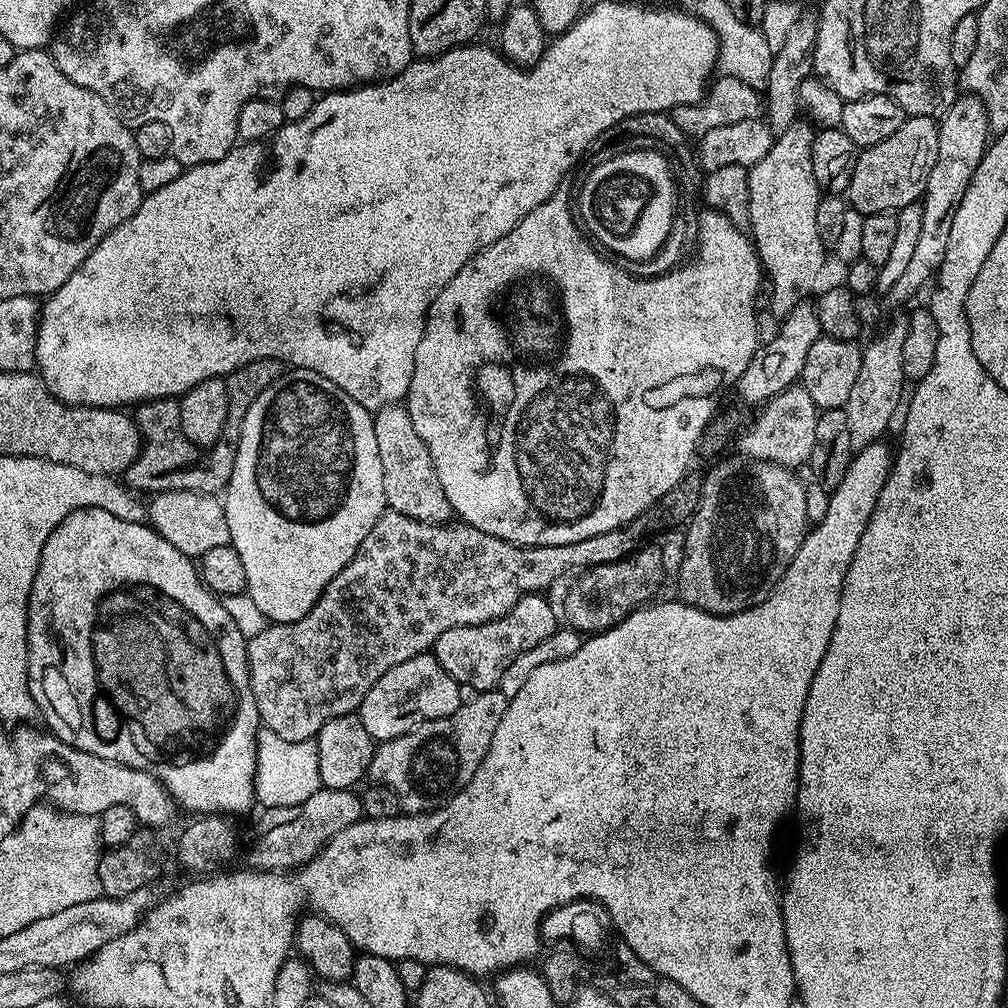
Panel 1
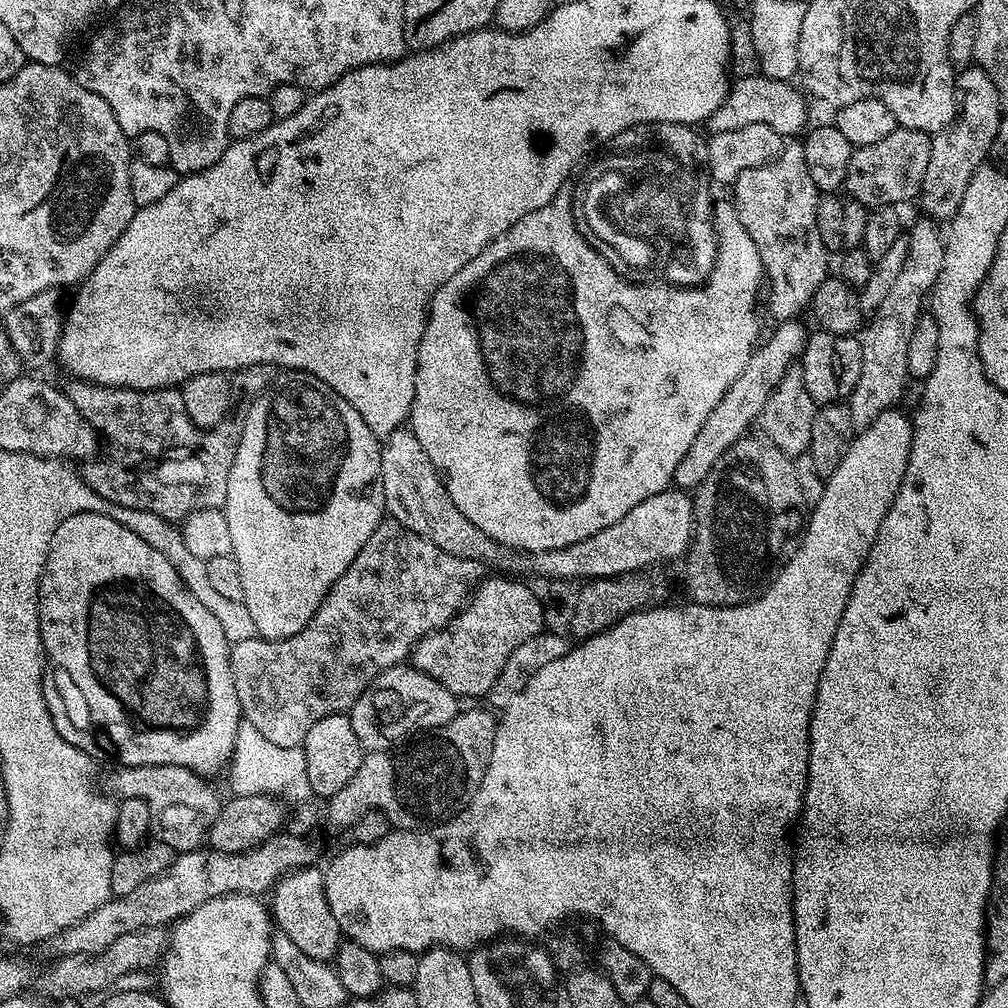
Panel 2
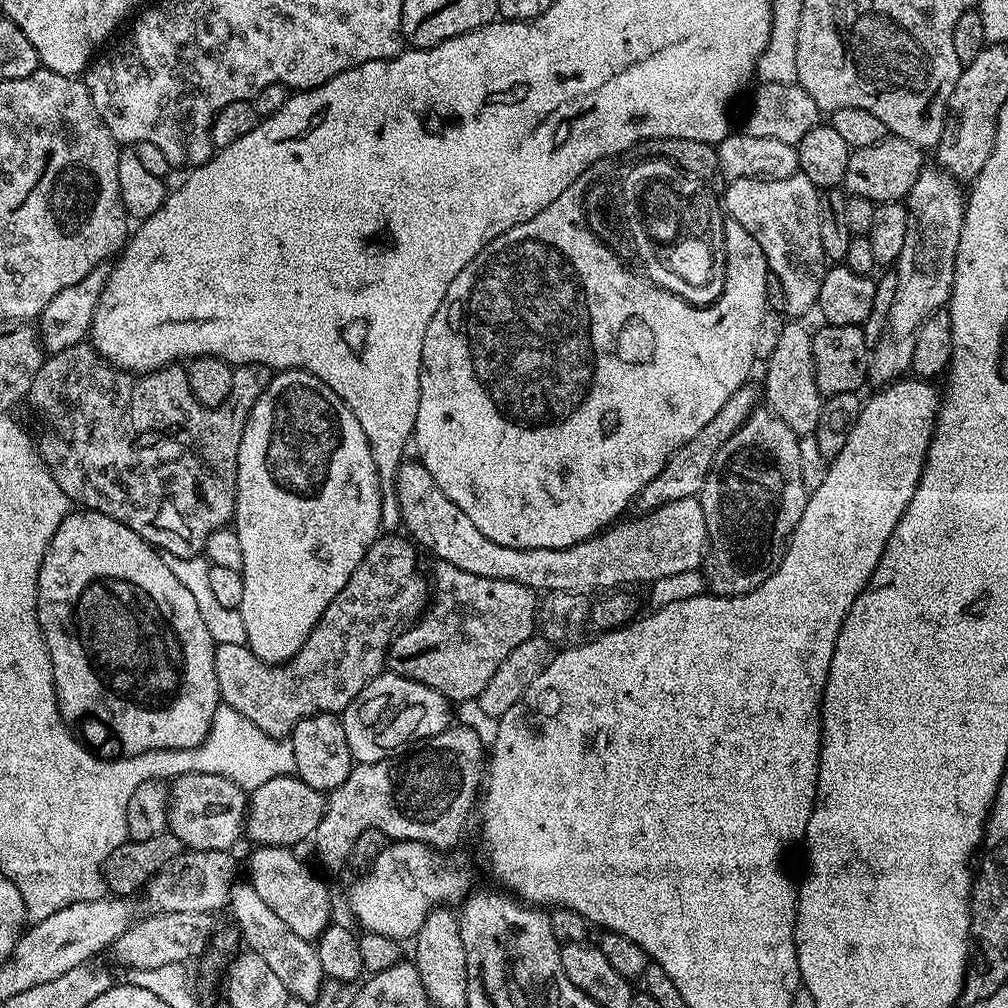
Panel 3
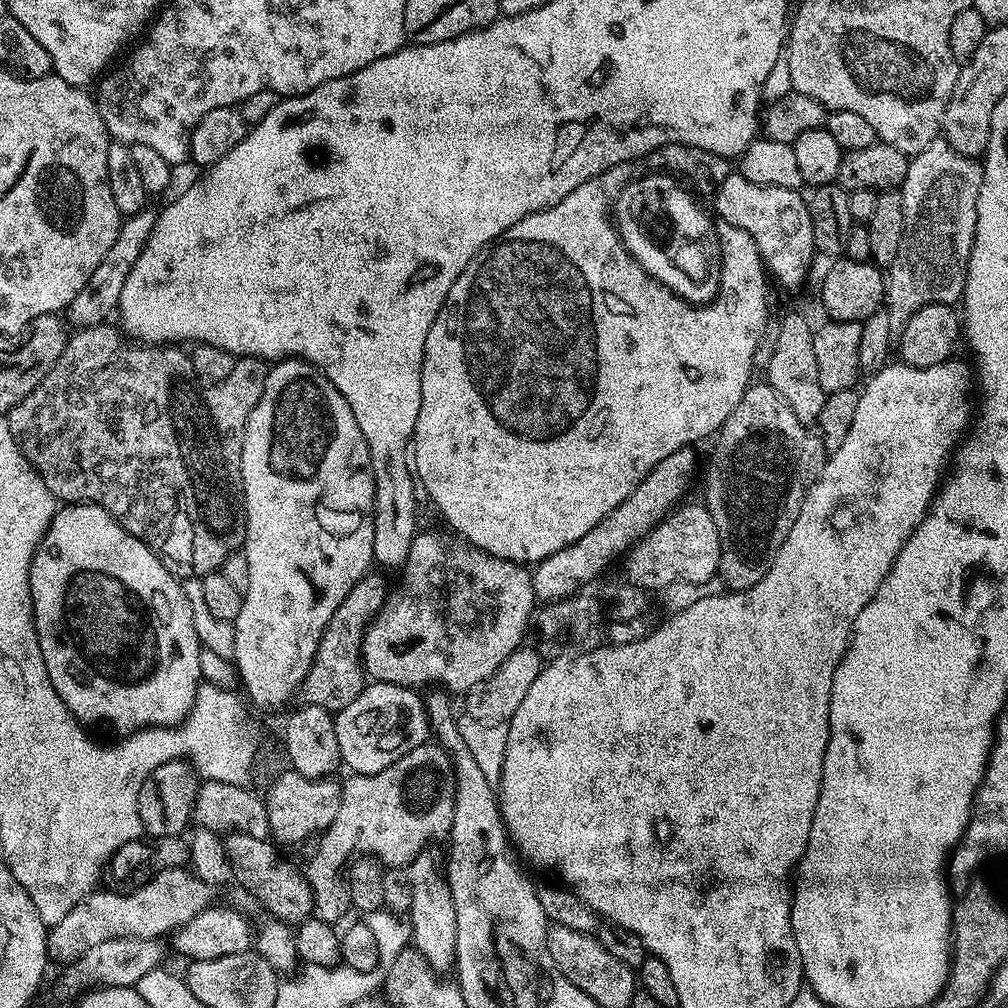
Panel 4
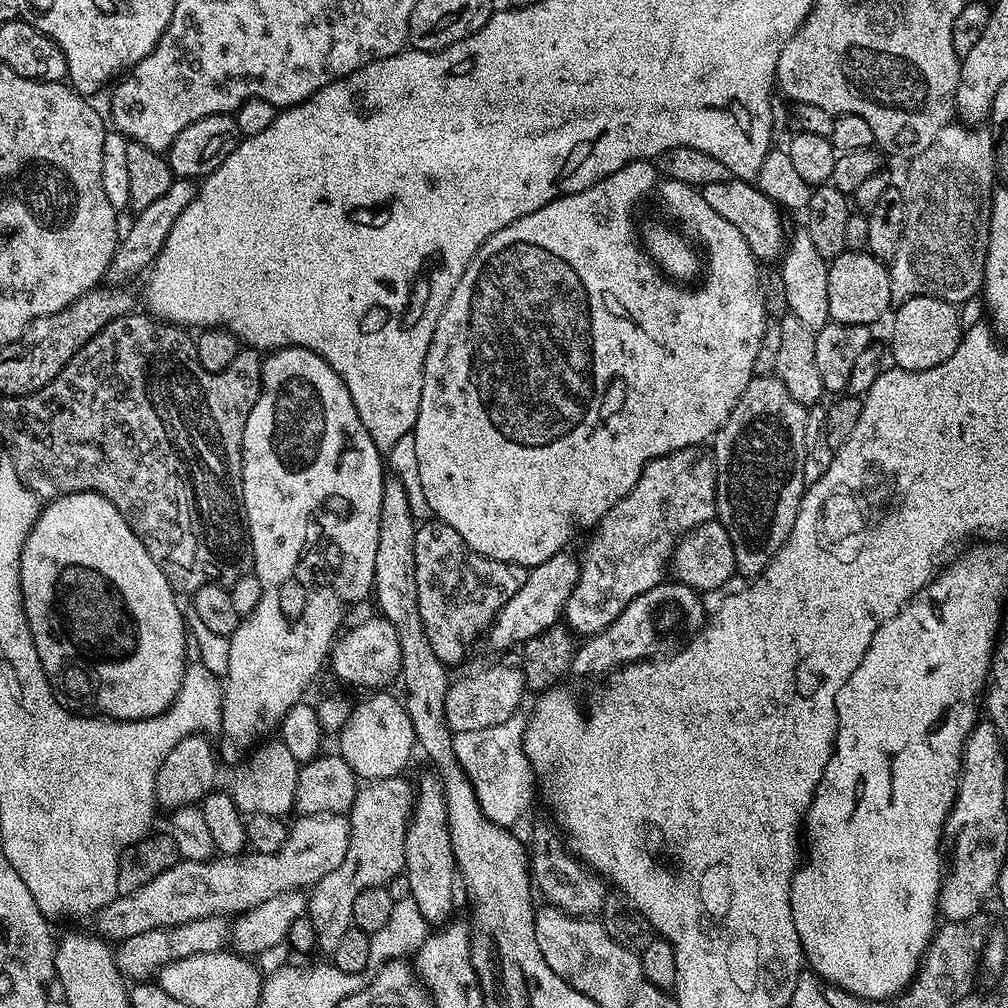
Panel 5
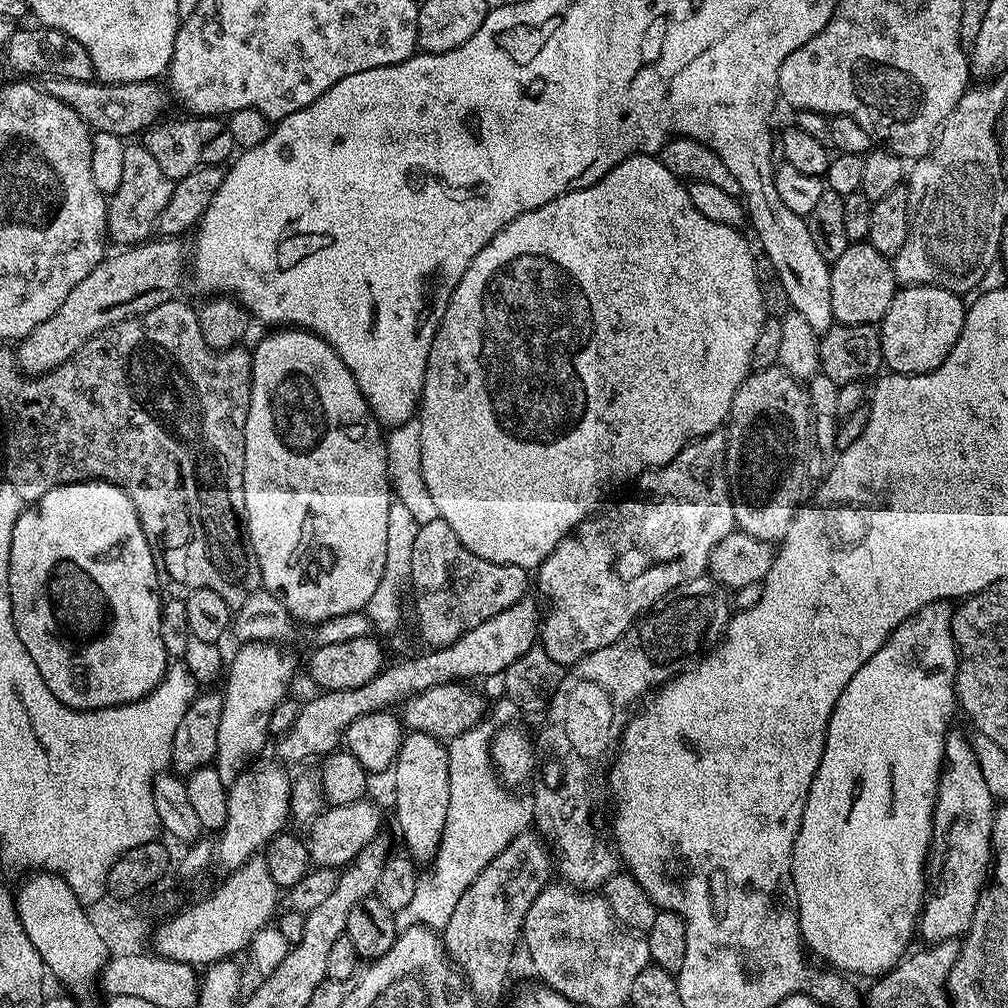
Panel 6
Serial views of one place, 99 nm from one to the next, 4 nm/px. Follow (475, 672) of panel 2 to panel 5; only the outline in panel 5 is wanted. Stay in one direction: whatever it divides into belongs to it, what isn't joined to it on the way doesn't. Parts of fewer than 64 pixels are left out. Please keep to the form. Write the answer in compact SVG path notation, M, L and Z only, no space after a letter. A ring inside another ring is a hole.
M432 518L421 523L414 538L414 566L418 578L418 610L422 626L437 658L446 666L453 666L468 652L476 639L483 637L496 619L496 615L526 582L529 569L520 564L486 558L464 543L464 539L450 526ZM373 614L369 620L364 620L361 624L356 624L348 633L345 631L333 643L330 653L330 665L332 664L332 672L344 684L353 684L356 688L368 688L364 690L384 690L389 687L388 683L392 679L400 676L400 667L402 666L402 650L398 642L398 630L394 628L392 623L385 620L379 614Z

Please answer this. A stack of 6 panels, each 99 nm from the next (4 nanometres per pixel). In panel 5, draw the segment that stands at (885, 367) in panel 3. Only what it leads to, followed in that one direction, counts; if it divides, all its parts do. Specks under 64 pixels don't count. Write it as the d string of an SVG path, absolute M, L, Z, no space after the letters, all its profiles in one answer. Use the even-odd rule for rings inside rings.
M960 122L947 124L922 154L911 157L902 187L906 202L906 222L902 242L890 262L890 298L903 302L910 298L938 298L948 304L964 305L978 296L984 286L992 194L996 184L996 148L984 126L965 126Z

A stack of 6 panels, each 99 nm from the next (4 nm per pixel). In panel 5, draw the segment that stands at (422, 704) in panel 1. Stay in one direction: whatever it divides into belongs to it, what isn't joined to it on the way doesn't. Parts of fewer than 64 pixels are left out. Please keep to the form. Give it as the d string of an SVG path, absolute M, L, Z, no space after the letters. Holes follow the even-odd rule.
M376 690L365 695L368 697L353 707L346 726L338 733L338 755L364 782L401 775L405 771L403 768L412 760L412 751L415 753L418 748L410 714L403 703L397 697L395 700L390 693L388 690Z

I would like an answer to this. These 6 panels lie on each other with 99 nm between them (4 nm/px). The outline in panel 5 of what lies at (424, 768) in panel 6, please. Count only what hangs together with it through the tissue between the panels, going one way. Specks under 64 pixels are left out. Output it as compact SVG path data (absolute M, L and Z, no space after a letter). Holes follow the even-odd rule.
M431 775L422 777L420 784L418 780L418 791L415 793L412 805L412 817L408 820L406 830L403 875L408 878L408 891L414 902L418 904L425 922L429 926L443 926L449 923L453 915L452 903L456 900L456 888L458 892L458 873L450 842L444 783L440 781L439 775Z

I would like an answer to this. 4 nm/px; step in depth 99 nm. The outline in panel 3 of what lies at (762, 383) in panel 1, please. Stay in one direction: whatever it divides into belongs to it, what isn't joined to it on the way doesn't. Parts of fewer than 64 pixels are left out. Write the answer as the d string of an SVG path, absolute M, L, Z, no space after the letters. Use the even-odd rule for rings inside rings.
M746 383L734 390L734 394L730 394L730 399L722 406L722 410L718 410L718 414L714 414L714 418L710 418L710 422L706 422L706 426L702 426L702 430L698 430L694 438L690 438L690 442L686 442L668 459L664 469L636 497L634 508L637 508L637 513L653 512L654 509L666 506L670 502L678 502L678 498L699 497L718 450L758 407L758 392L752 387L751 383Z

